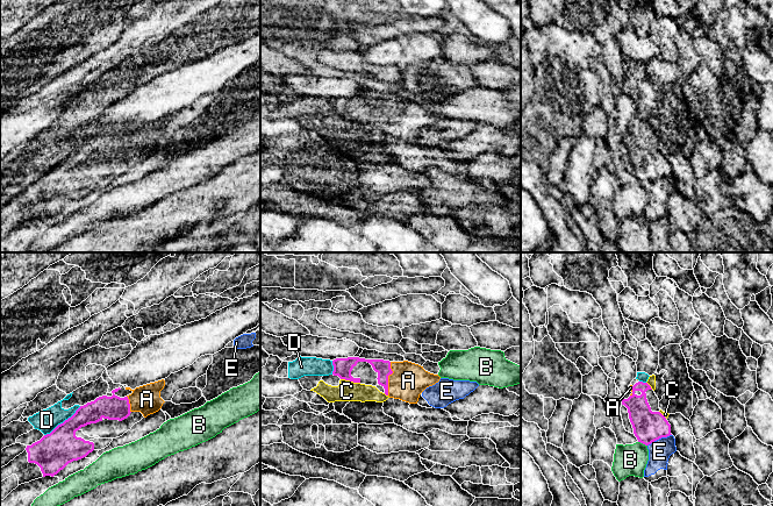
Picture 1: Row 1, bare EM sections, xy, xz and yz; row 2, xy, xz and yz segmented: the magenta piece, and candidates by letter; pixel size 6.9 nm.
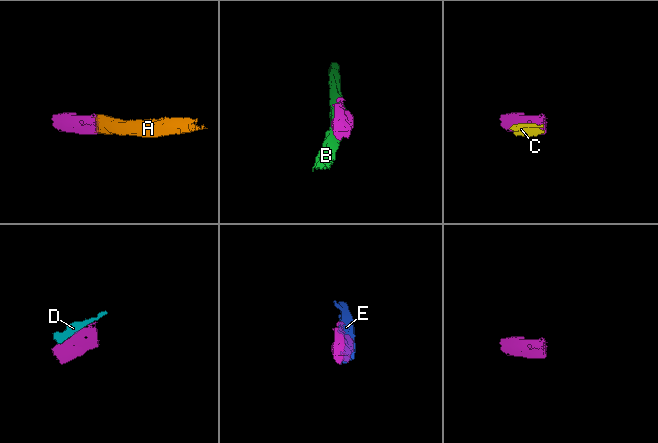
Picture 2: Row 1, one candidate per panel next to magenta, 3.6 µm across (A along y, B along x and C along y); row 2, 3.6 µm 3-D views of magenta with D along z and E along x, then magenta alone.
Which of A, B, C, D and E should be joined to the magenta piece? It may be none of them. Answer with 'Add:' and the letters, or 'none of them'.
Add: A

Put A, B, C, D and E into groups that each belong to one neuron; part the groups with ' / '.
A / B / C / D / E

